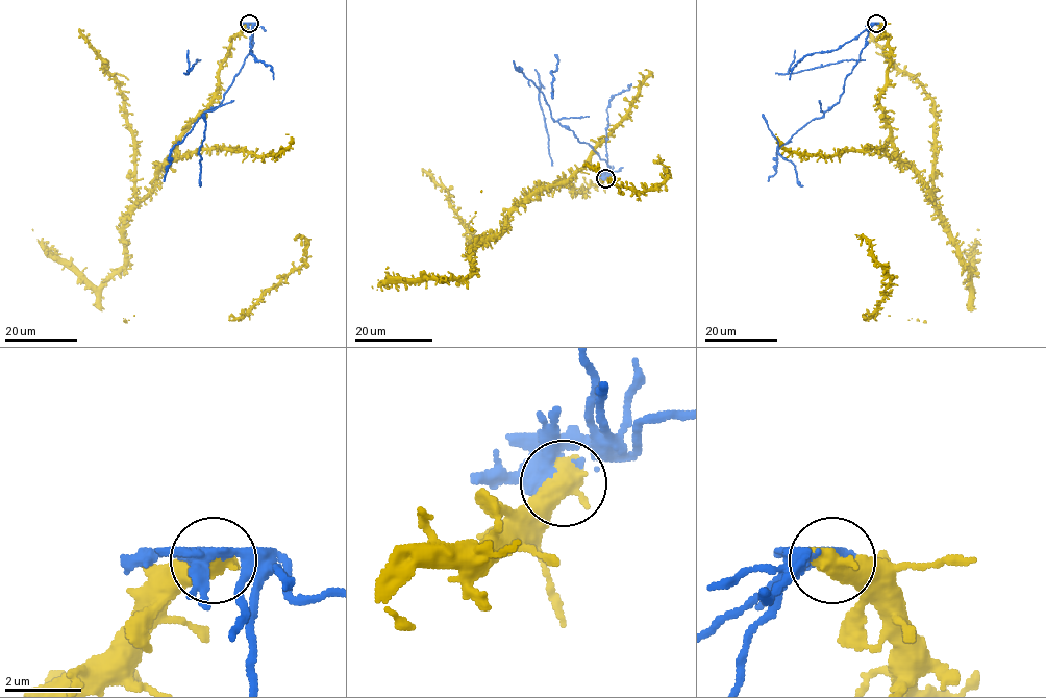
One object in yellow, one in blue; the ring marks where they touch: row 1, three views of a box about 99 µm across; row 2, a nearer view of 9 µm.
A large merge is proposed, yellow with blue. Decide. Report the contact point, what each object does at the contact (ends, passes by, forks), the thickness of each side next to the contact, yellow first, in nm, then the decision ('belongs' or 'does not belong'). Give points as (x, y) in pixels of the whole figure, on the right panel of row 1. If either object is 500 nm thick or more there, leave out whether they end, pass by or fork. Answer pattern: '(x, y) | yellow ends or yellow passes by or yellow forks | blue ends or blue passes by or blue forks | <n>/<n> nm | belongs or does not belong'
(876, 23) | 650/480 nm | does not belong

